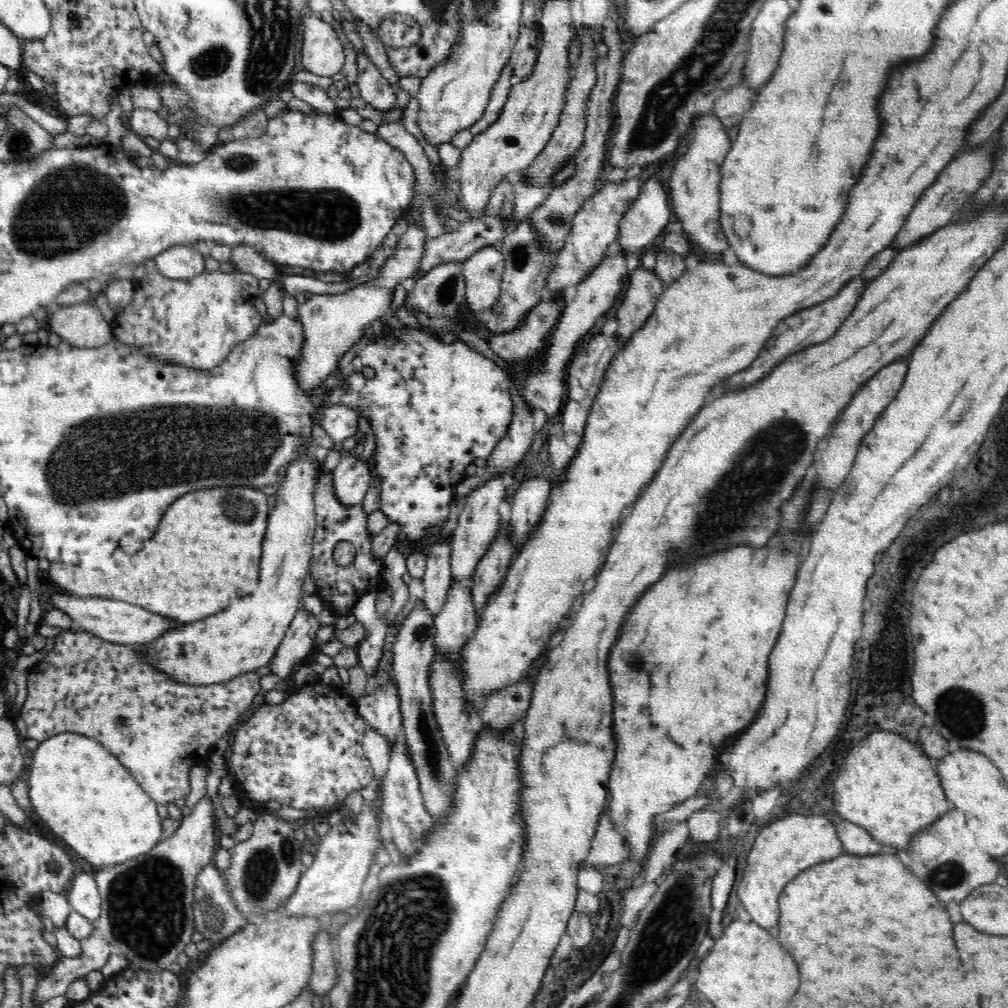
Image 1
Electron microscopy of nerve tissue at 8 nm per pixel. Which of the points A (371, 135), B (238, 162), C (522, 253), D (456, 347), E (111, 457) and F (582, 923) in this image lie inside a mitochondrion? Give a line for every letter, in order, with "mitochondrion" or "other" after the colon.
A: other
B: mitochondrion
C: mitochondrion
D: other
E: mitochondrion
F: other

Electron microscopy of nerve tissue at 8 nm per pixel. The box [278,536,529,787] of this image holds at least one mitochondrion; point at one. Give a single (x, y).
(421, 718)

